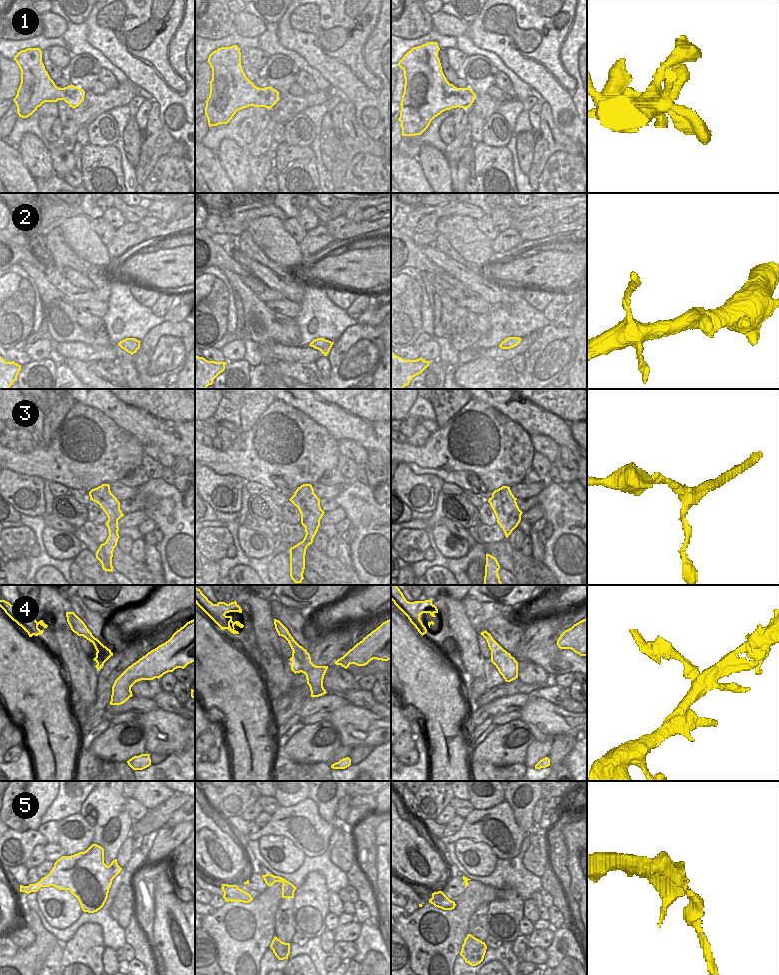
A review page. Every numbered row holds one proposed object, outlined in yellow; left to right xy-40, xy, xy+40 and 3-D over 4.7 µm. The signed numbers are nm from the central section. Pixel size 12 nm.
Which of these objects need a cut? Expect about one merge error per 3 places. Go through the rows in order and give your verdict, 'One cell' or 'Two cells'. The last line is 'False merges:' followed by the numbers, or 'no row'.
1: One cell
2: One cell
3: One cell
4: Two cells
5: Two cells
False merges: 4, 5

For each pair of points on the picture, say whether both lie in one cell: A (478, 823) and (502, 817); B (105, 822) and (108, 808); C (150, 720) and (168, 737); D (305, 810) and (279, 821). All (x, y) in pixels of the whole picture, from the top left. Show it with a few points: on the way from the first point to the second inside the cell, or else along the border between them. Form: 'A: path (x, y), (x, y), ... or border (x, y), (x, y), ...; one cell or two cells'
A: path (484, 823), (490, 817), (496, 817); one cell
B: path (105, 819), (105, 811); one cell
C: path (154, 723), (164, 733); one cell
D: path (299, 816), (294, 821), (285, 821); one cell

